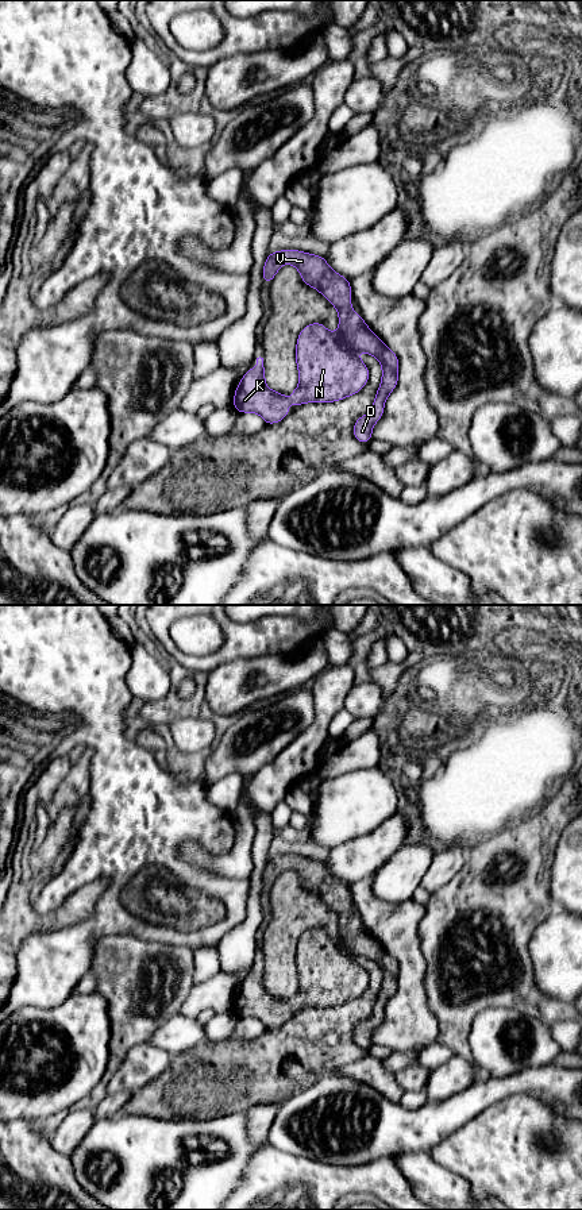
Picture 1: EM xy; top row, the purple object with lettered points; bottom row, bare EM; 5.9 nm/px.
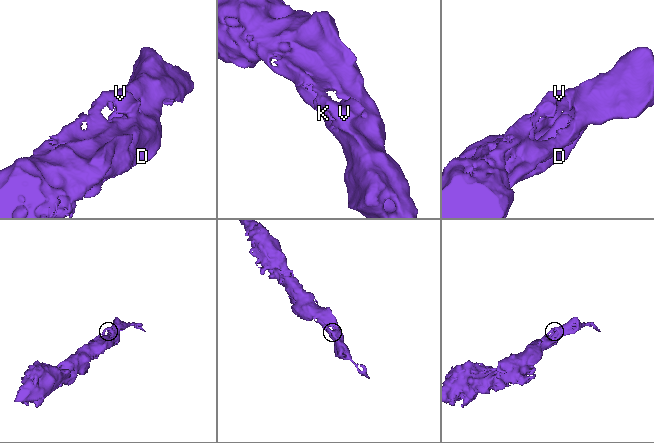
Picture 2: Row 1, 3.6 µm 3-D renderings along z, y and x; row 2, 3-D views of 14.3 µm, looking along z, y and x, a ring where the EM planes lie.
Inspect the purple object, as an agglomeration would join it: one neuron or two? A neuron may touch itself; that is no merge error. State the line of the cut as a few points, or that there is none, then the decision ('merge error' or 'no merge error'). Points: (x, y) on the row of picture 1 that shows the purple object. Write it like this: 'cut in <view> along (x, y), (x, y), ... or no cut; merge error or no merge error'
no cut; no merge error

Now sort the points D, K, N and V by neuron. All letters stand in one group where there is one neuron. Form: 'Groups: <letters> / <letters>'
Groups: D K N V

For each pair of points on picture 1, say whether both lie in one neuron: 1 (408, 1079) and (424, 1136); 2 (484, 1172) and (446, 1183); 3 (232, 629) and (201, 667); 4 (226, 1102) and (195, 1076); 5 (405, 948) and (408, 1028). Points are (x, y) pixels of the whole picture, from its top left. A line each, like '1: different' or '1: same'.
1: different
2: different
3: same
4: same
5: same

